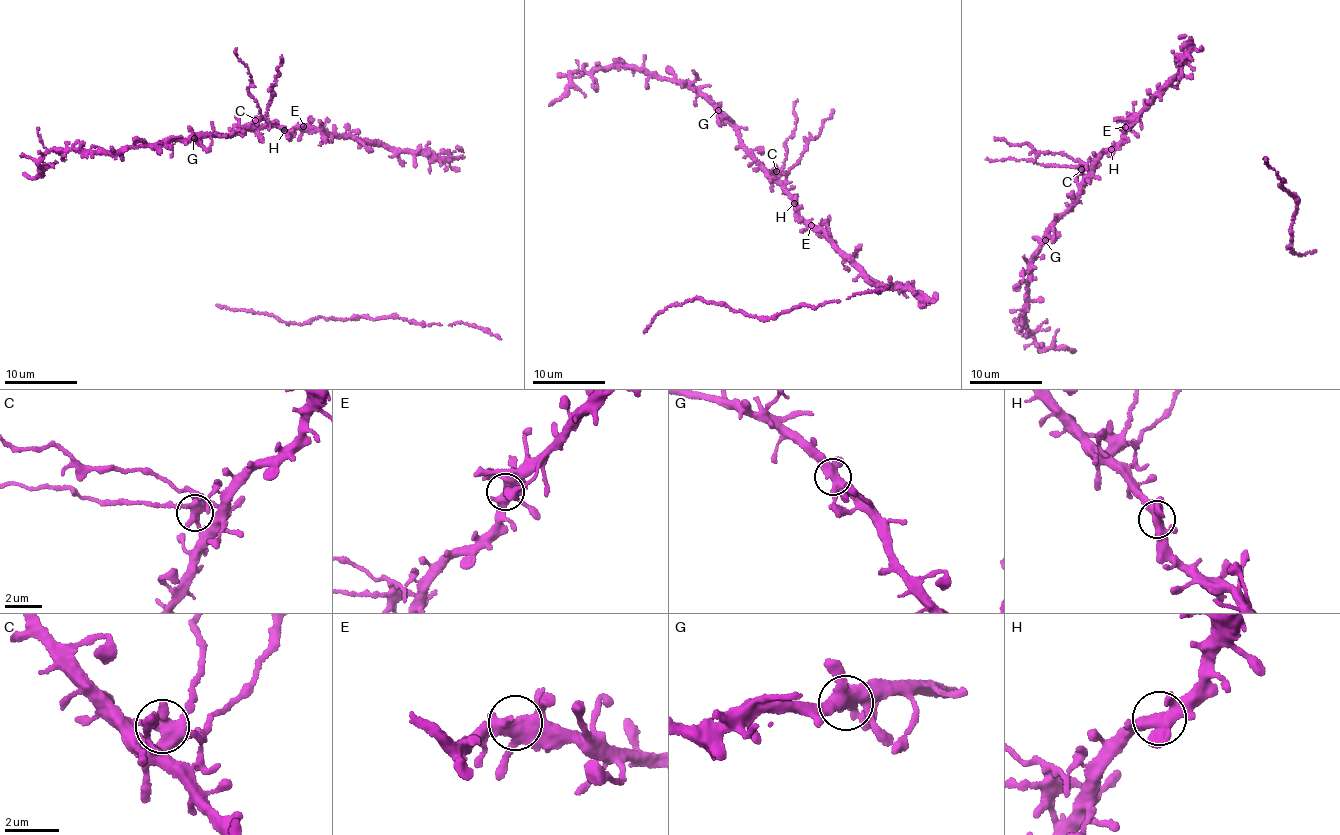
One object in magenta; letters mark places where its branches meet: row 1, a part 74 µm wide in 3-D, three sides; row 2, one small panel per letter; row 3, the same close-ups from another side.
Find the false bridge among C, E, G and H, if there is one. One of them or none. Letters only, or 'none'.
C

